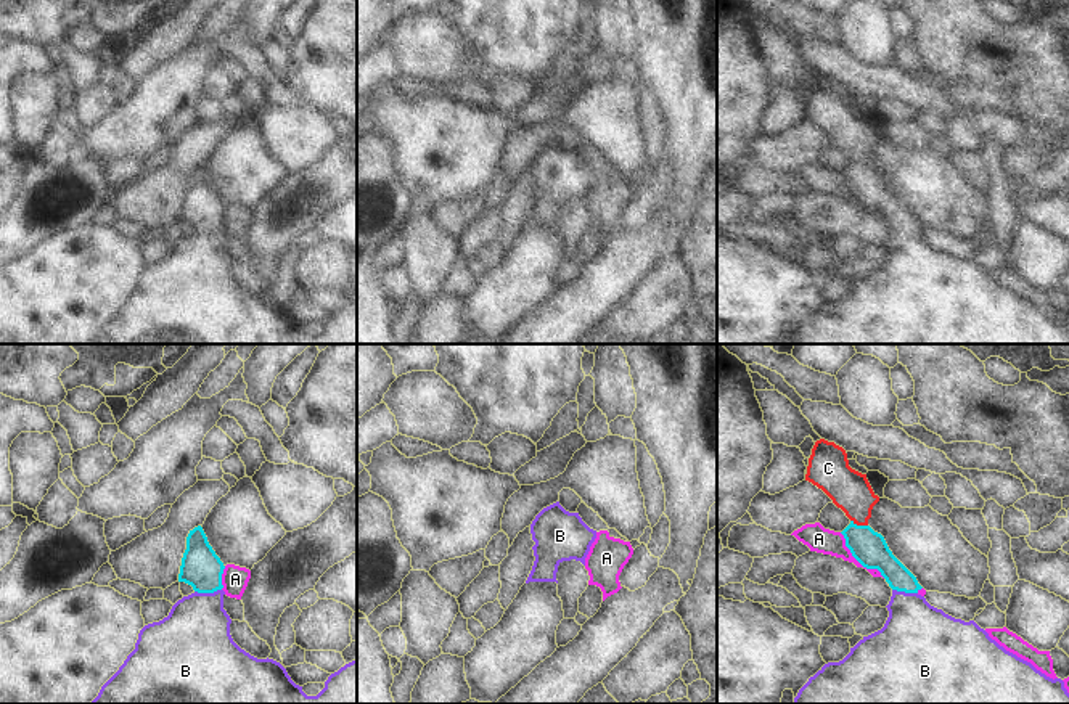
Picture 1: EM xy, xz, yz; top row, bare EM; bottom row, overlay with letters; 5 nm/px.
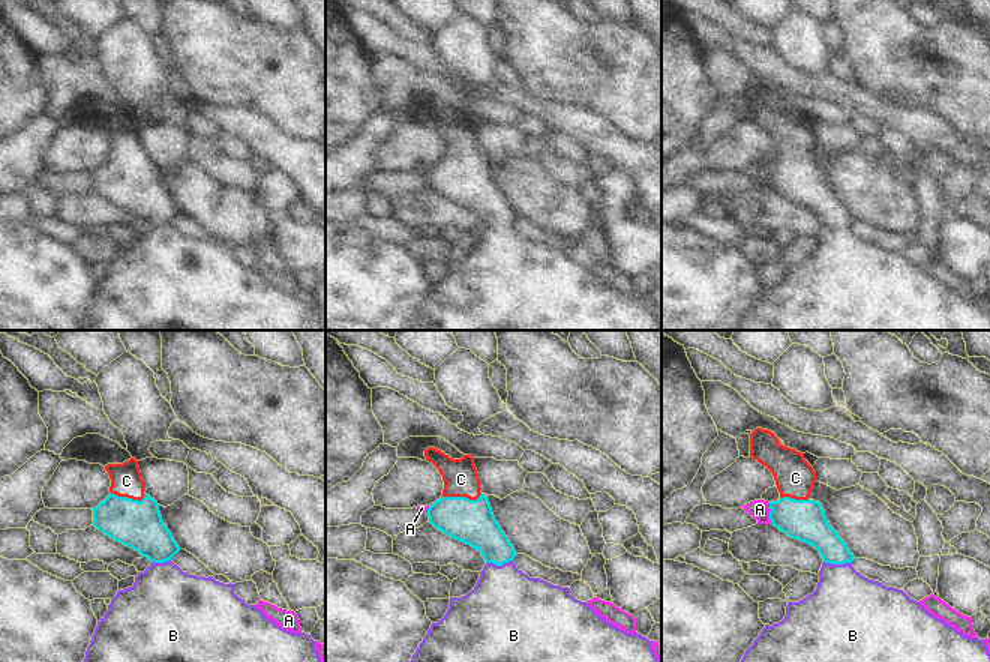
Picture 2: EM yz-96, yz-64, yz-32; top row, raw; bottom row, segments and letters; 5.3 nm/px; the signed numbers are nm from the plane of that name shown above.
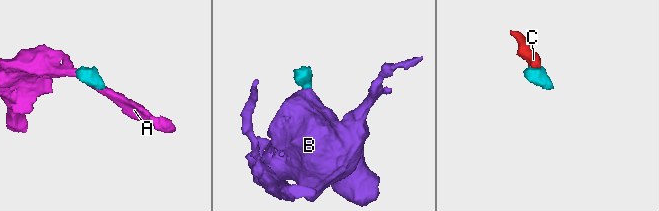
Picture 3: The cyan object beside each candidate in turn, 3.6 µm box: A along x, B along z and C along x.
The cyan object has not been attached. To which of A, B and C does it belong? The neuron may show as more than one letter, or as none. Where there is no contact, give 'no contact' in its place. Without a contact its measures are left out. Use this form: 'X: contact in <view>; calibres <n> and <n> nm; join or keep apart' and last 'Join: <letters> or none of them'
A: contact in yz; calibres 170 and 130 nm; keep apart
B: contact in xy; calibres 200 and 360 nm; join
C: contact in yz; calibres 170 and 200 nm; join
Join: B, C

